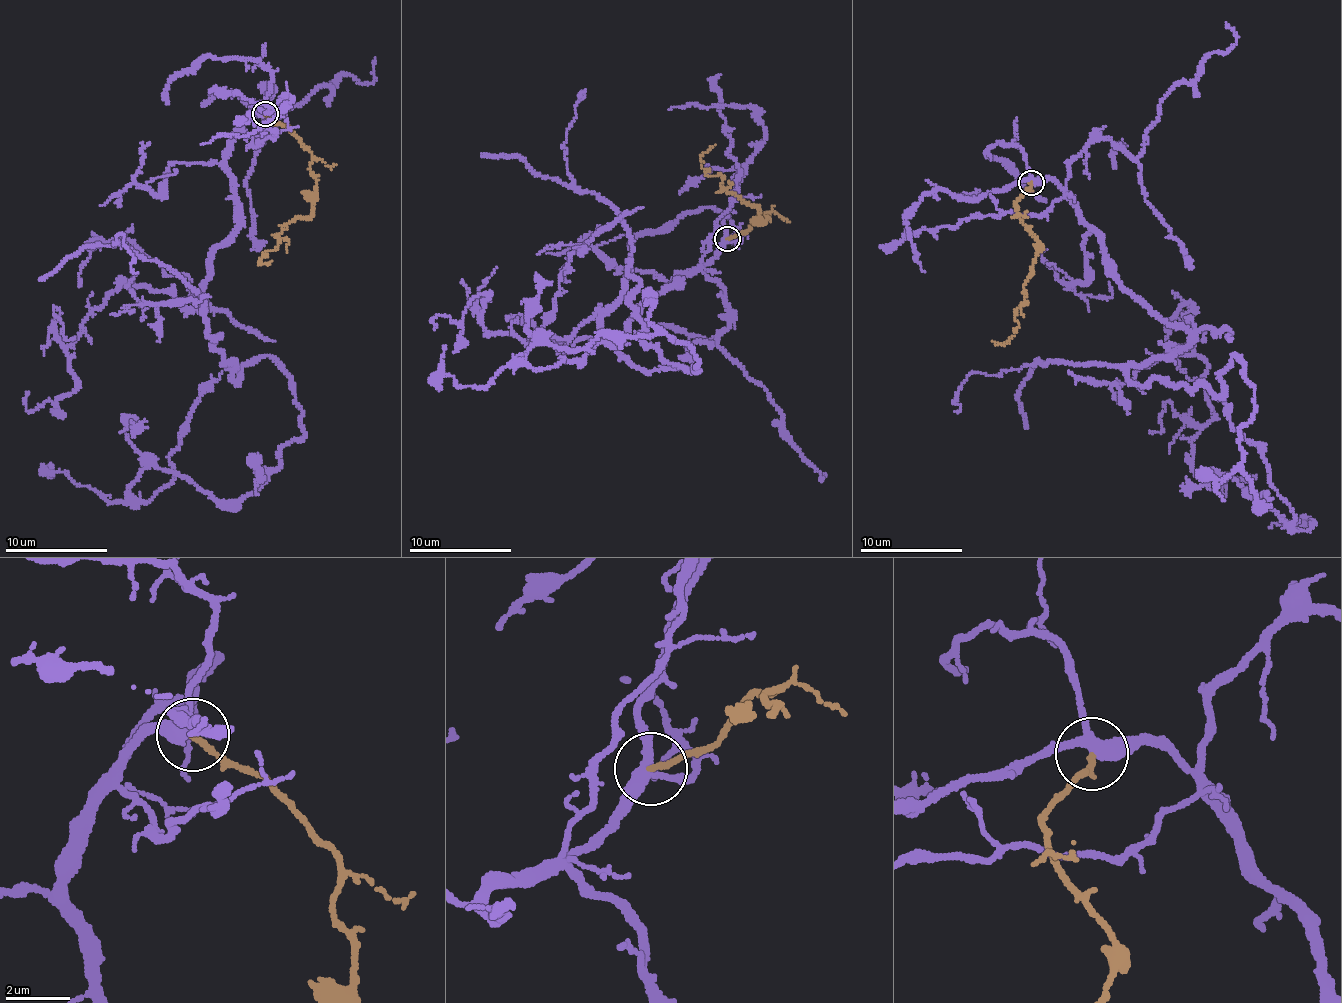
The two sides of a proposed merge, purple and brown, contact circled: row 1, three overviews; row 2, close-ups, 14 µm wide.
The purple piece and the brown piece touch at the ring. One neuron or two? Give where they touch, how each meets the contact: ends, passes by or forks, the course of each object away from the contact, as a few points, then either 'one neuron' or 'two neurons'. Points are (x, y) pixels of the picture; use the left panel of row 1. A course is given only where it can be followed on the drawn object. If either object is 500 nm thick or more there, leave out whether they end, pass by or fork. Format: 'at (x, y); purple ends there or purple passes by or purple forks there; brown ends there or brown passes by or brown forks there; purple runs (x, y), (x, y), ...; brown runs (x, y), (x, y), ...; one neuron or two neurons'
at (265, 114); purple forks there; brown ends there; purple runs (265, 113), (179, 303), (234, 380), (289, 378), (304, 435), (237, 500), (154, 465), (138, 500), (222, 371); brown runs (265, 113), (309, 151), (316, 182), (308, 216), (287, 224), (278, 245), (260, 259), (263, 264), (272, 261); one neuron

